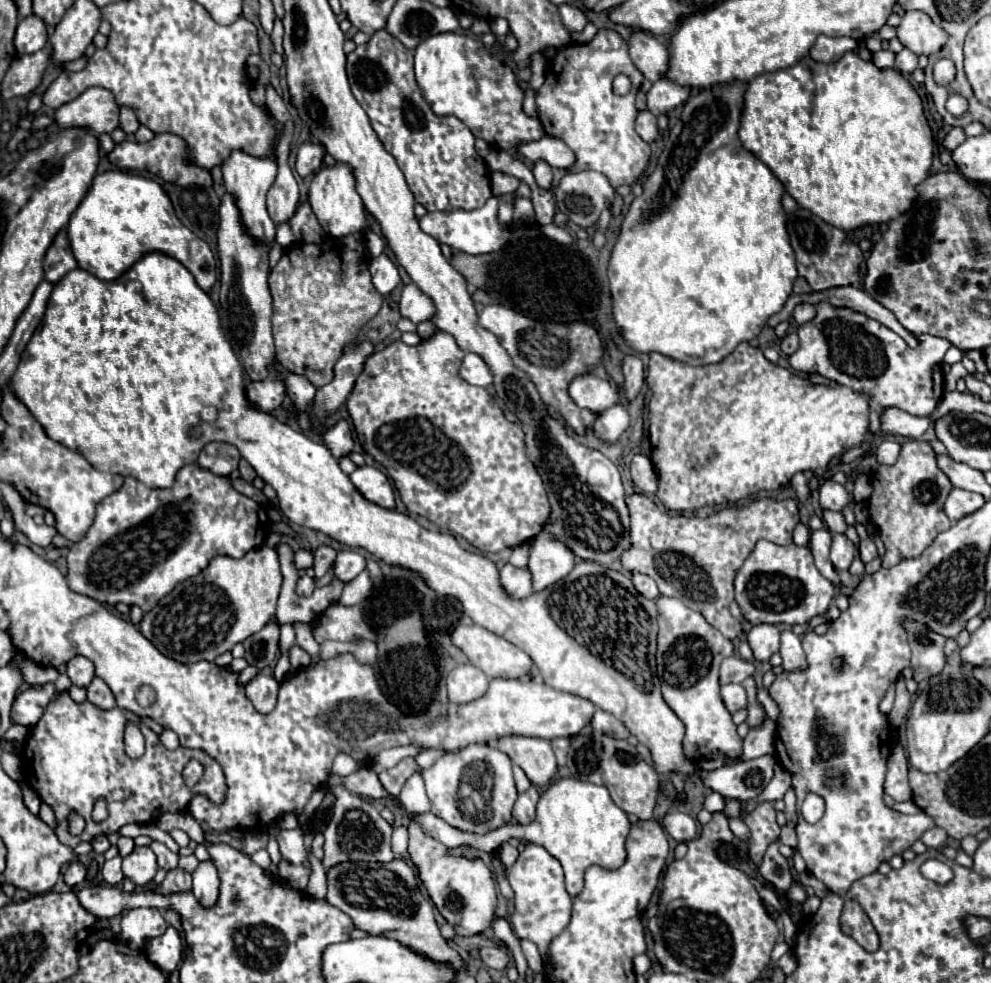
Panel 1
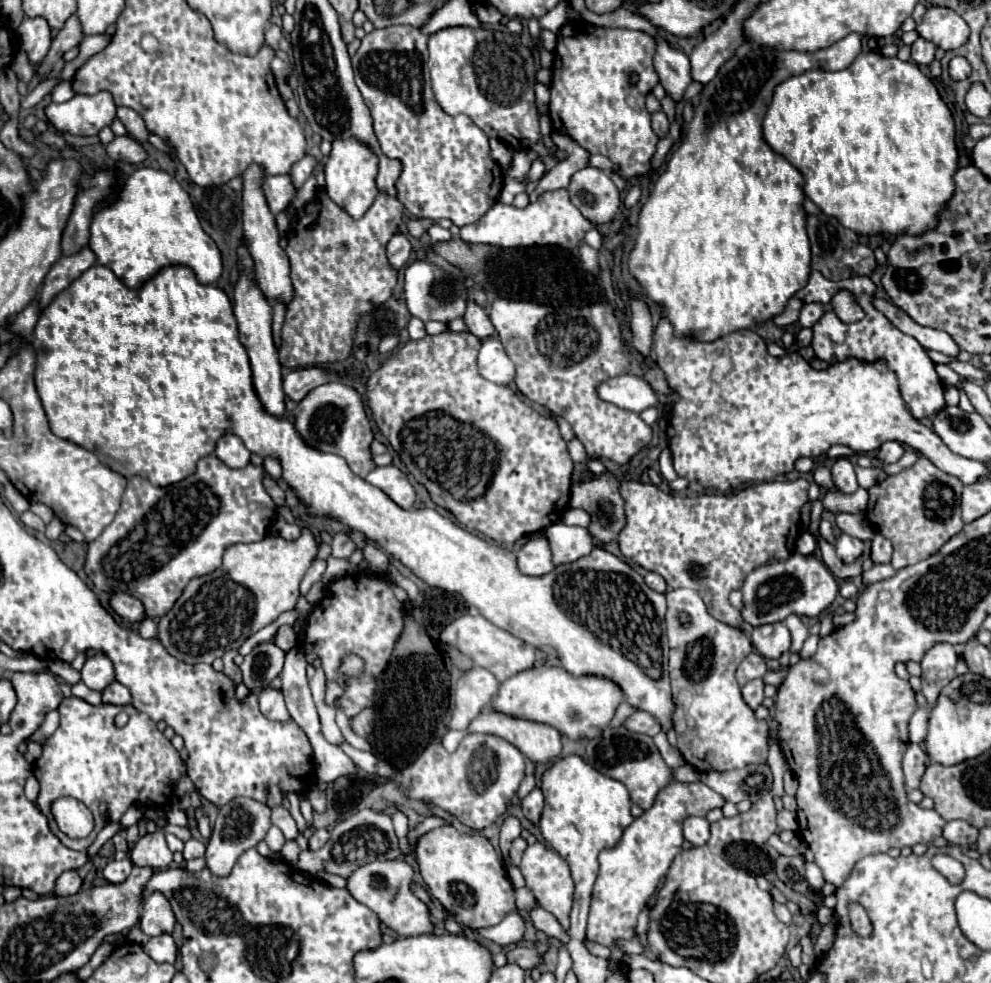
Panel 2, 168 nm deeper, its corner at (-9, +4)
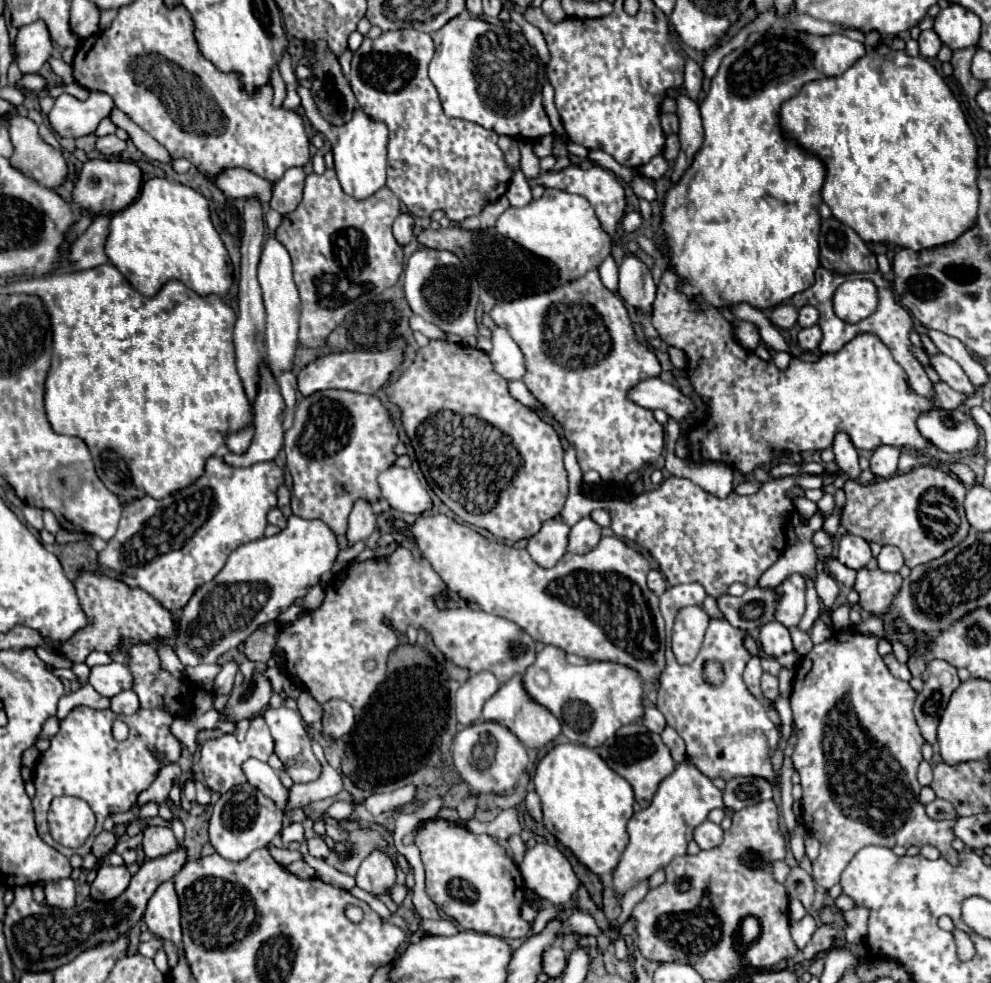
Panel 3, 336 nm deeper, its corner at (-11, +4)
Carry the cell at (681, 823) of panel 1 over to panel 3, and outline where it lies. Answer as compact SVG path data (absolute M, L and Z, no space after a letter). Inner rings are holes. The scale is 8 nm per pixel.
M706 820L694 830L694 840L702 850L710 850L722 842L722 828L718 824Z

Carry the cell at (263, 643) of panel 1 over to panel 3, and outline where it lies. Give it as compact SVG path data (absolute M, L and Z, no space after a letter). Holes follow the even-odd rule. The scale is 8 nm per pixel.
M248 658L240 664L244 682L230 692L230 700L224 710L232 722L252 718L268 706L272 698L272 684L266 676L266 670L268 666L264 662L252 662Z

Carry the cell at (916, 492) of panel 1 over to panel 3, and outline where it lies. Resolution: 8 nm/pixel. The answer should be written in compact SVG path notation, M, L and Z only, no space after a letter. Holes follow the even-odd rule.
M916 466L906 474L896 474L888 480L880 480L872 486L862 486L856 480L848 480L844 486L846 492L846 506L842 514L842 524L850 534L862 536L868 542L876 542L880 546L894 544L904 554L904 564L908 568L914 568L918 564L926 564L934 558L940 558L944 552L954 548L968 532L968 524L962 524L950 538L936 540L934 536L928 536L926 528L920 524L920 498L926 490L938 488L944 494L950 494L954 502L962 502L966 494L966 486L952 474L942 472L938 466Z

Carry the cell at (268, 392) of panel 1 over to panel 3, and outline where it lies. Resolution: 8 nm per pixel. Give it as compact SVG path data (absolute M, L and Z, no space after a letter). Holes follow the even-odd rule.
M396 340L384 352L342 352L342 354L322 356L322 358L310 362L306 368L300 370L298 392L302 396L310 396L318 390L342 388L342 390L362 392L362 394L376 394L386 384L392 370L400 366L402 350L404 350L404 340Z

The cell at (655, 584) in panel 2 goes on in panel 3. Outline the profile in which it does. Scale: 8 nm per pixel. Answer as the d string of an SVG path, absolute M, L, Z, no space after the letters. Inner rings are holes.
M652 570L652 572L648 574L648 588L650 588L656 596L660 596L660 594L666 590L666 580L664 580L664 576L662 576L660 572Z

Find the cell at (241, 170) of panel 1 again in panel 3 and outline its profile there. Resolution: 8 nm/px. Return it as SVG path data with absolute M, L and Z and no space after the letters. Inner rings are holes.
M270 236L262 248L260 264L258 264L258 282L262 288L262 298L266 306L266 362L274 376L282 370L292 368L292 358L296 354L298 344L298 318L300 318L300 296L296 282L292 278L292 260L288 250Z

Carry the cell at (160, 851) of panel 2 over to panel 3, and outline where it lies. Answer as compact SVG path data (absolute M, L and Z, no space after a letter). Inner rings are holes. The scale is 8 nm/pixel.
M150 826L150 828L144 830L142 846L144 846L146 858L158 858L158 856L170 854L172 850L176 850L178 842L176 842L176 838L174 838L174 834L172 834L170 828Z

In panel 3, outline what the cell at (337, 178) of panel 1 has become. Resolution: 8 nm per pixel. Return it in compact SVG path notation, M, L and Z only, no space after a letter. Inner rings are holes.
M300 86L296 88L302 106L306 110L306 116L310 120L310 124L322 132L326 136L326 140L332 146L332 154L334 154L334 170L338 174L338 182L342 186L342 190L356 198L356 200L364 200L368 196L372 196L374 192L378 192L384 184L386 184L386 144L388 144L388 128L382 122L374 122L370 120L360 108L356 110L354 118L344 124L344 126L330 126L320 114L318 108L314 104L314 98L310 94L308 88Z

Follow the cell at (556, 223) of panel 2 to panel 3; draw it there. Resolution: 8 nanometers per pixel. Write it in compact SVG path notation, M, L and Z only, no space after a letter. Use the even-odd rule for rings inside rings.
M546 188L540 200L532 200L522 208L508 208L502 212L496 220L496 230L536 256L554 262L562 280L576 280L590 268L598 268L612 250L612 238L602 230L588 200L556 188Z

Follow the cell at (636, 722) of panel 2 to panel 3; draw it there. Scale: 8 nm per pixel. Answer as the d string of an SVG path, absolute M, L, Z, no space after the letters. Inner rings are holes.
M650 706L650 708L644 710L640 722L642 722L648 730L652 730L652 732L662 732L662 728L666 726L666 720L664 720L662 712L660 712L658 708L654 708L654 706Z

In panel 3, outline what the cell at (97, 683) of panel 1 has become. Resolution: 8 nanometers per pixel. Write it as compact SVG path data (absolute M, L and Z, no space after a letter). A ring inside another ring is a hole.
M122 690L120 694L116 694L112 700L110 700L110 708L116 712L116 714L134 714L140 704L138 704L138 696L132 692L132 690Z

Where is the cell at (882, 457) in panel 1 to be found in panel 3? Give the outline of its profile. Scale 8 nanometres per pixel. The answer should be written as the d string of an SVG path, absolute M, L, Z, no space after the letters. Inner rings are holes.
M880 446L870 458L870 470L880 478L892 478L896 474L900 450L896 446Z

